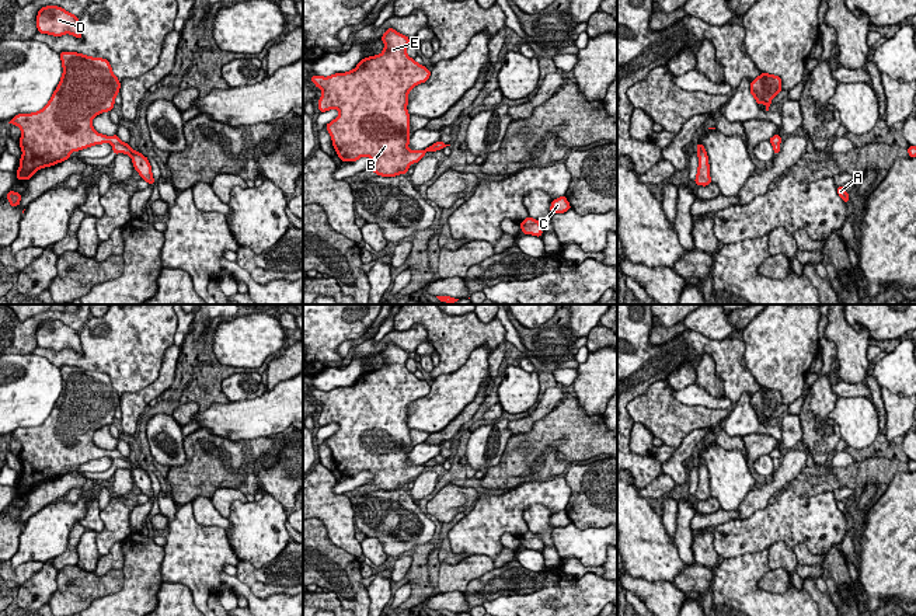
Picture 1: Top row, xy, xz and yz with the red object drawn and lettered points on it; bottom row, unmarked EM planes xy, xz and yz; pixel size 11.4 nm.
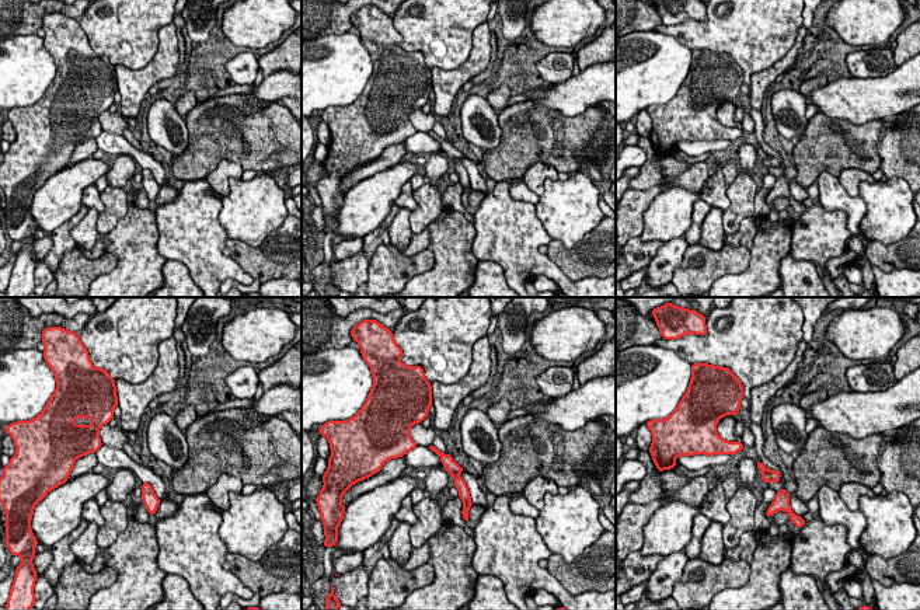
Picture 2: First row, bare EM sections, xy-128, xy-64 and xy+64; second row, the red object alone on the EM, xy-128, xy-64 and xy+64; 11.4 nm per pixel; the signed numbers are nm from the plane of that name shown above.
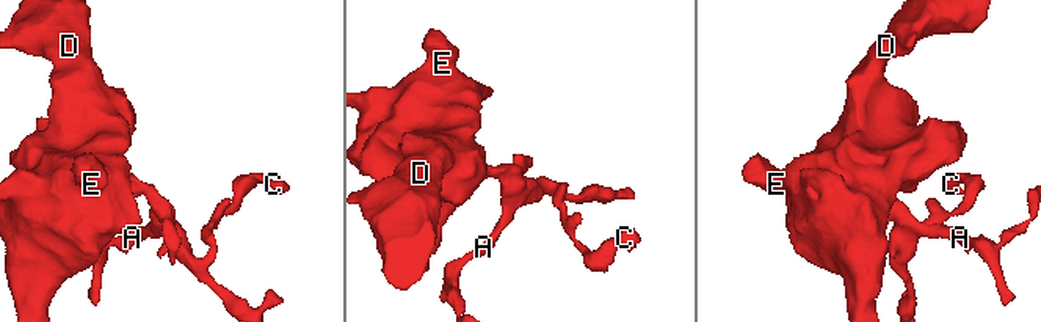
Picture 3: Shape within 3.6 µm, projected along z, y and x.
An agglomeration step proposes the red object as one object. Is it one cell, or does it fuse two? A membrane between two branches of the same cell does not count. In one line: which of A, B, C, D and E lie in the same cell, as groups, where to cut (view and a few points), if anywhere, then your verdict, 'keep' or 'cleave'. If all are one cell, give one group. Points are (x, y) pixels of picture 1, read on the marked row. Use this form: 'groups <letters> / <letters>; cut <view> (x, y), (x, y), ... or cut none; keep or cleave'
groups A C / B D E; cut xy (112, 143), (121, 143), (132, 153); cleave

